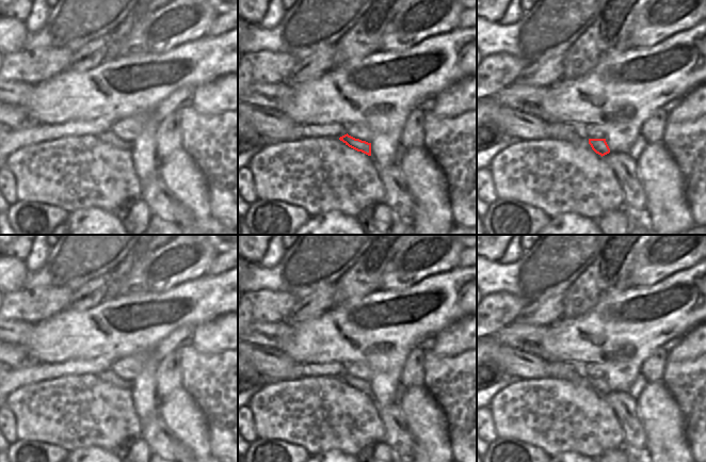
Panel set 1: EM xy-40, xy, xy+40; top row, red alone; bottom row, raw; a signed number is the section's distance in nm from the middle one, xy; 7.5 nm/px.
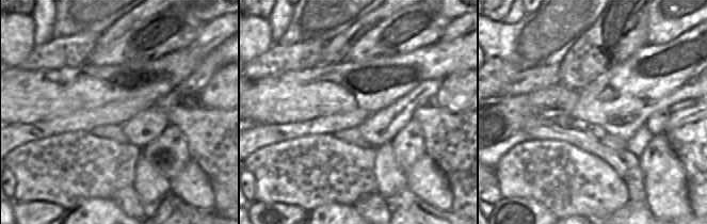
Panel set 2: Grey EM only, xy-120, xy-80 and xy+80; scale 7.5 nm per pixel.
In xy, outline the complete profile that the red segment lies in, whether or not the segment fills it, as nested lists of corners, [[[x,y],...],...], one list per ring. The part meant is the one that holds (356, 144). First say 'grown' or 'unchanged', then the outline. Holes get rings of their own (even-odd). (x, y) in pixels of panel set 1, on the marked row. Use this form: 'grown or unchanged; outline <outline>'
unchanged; outline [[[348,133],[339,138],[340,141],[342,141],[346,145],[349,147],[362,152],[368,156],[371,156],[371,143],[368,143],[366,141],[362,141],[359,139],[355,139]]]

